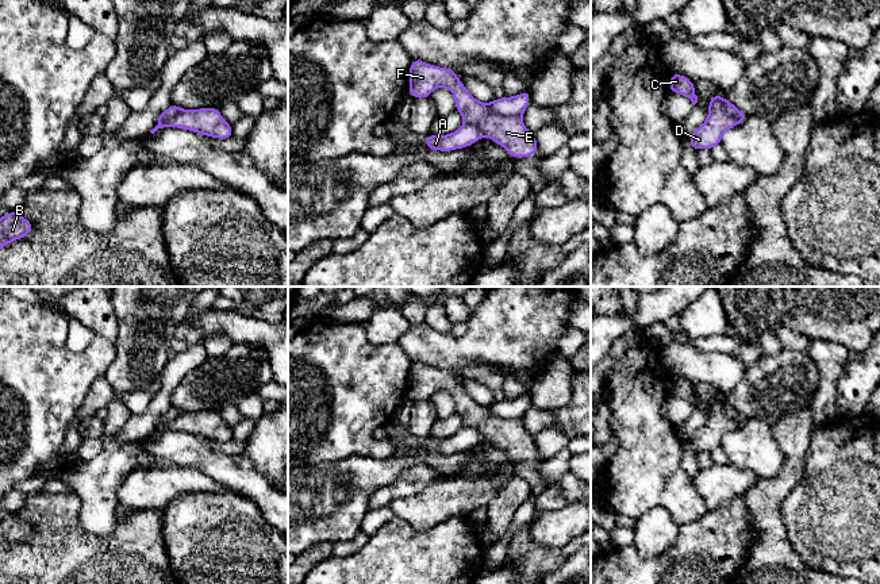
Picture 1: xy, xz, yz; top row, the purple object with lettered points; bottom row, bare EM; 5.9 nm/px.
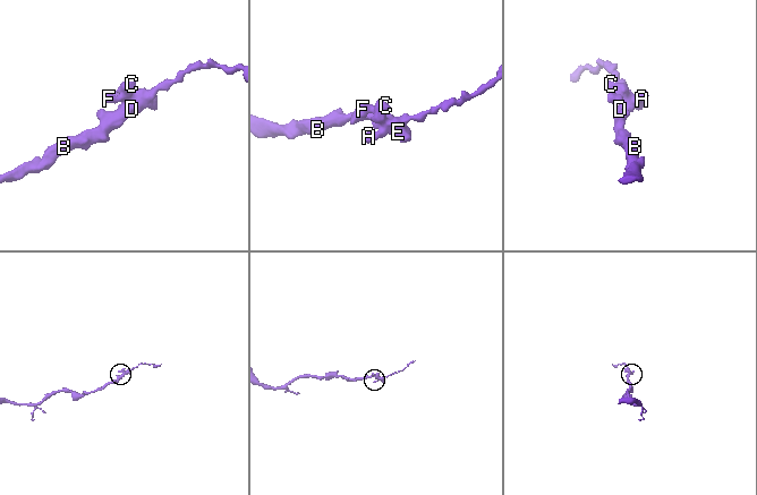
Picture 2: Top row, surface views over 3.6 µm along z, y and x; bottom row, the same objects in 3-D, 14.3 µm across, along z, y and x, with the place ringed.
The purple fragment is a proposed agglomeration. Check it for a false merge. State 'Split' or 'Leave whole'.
Split

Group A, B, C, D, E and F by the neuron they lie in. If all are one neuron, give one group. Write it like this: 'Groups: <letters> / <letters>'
Groups: A / B C D E F

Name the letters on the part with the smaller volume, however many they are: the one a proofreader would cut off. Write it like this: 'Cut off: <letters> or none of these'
Cut off: A

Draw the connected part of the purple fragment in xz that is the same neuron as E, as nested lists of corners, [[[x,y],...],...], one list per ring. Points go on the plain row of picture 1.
[[[412,362],[408,373],[408,393],[414,402],[427,402],[437,391],[451,393],[456,412],[465,427],[474,427],[481,437],[504,450],[514,461],[526,461],[538,456],[539,450],[524,429],[522,419],[500,419],[491,414],[491,406],[474,402],[456,374],[419,362]]]

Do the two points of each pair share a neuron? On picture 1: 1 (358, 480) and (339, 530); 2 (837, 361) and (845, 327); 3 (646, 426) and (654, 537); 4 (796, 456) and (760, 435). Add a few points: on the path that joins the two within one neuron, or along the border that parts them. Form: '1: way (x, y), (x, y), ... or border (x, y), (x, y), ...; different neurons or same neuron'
1: way (350, 492), (346, 503), (339, 510), (339, 518); same neuron
2: border (811, 339), (836, 341), (849, 350); different neurons
3: border (636, 519), (653, 507), (664, 507), (679, 526); different neurons
4: border (769, 425), (783, 454), (783, 468), (775, 476); different neurons

